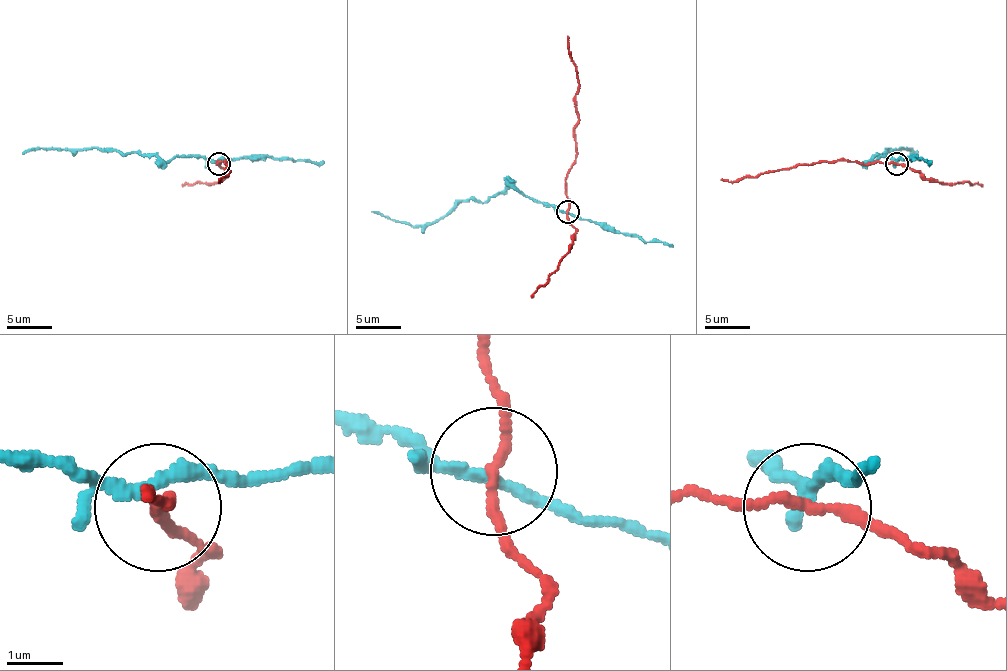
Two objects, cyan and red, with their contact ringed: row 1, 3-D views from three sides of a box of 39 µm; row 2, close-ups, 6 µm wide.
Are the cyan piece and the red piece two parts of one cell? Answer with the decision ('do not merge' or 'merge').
do not merge

